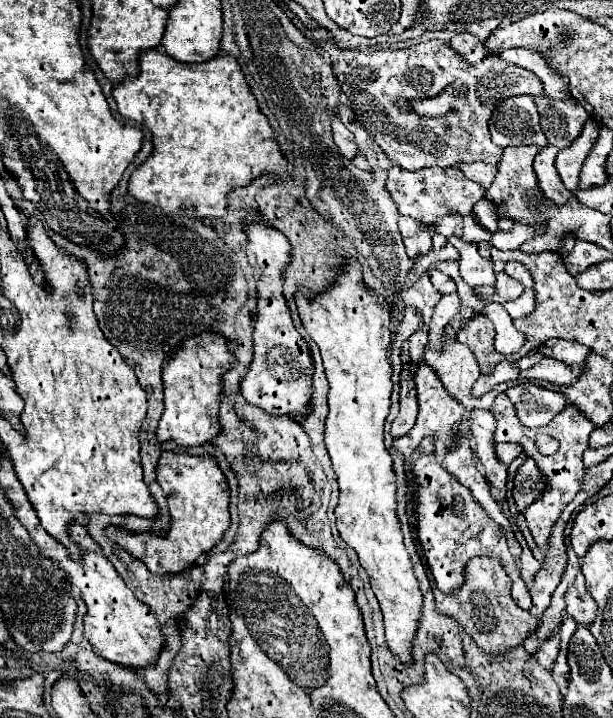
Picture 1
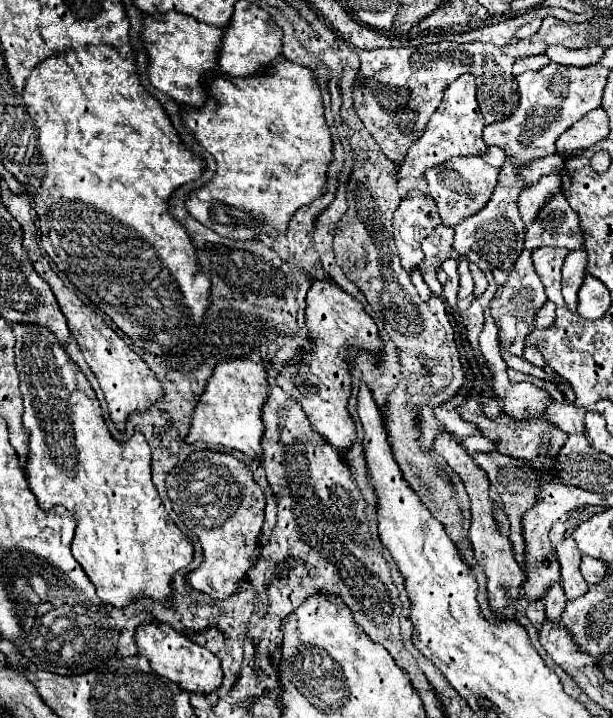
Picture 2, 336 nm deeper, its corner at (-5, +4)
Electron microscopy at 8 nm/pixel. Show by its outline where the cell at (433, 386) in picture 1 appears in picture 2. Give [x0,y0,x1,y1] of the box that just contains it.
[431,431,523,613]

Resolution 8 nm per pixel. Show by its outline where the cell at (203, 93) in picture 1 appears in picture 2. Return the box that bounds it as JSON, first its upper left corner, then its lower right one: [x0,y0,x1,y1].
[181,59,333,239]

